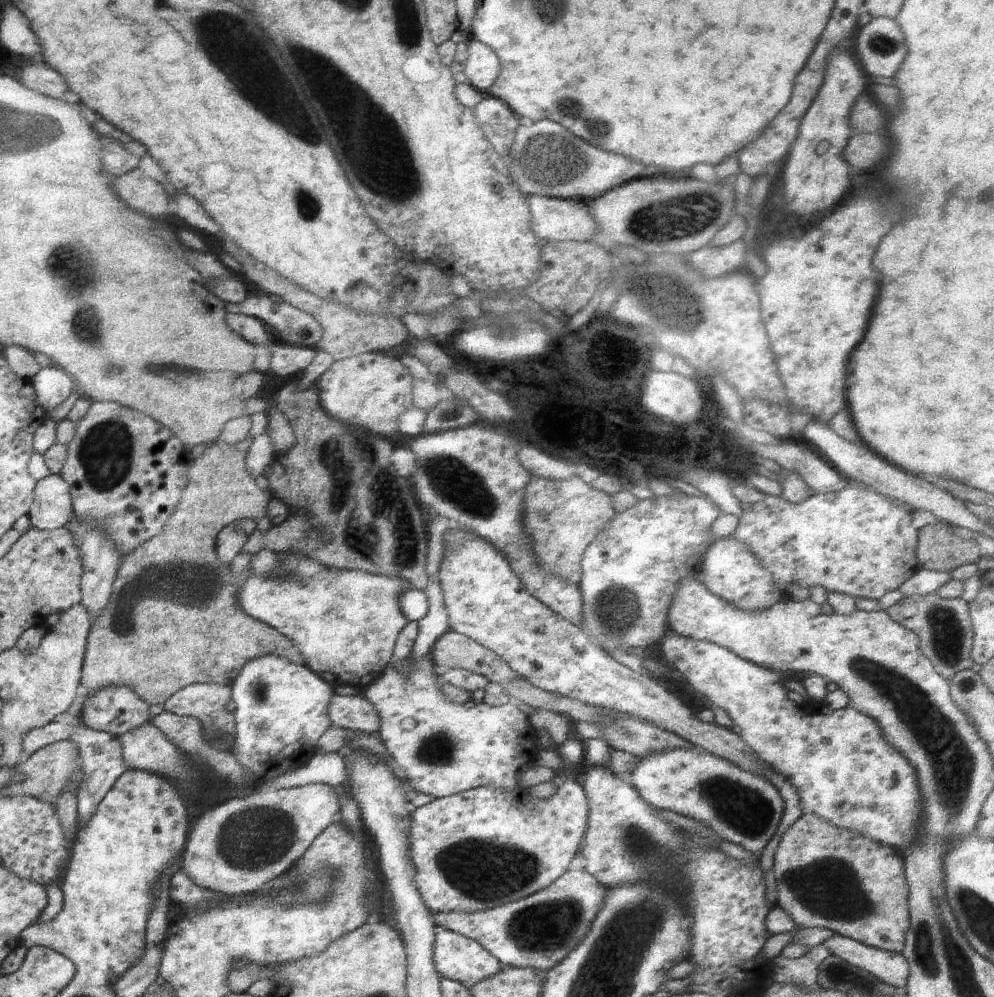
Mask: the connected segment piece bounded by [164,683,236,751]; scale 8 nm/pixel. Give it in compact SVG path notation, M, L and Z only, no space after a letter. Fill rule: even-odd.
M193 683L175 694L172 694L164 704L165 711L179 716L196 718L203 728L203 734L210 740L222 738L228 751L234 746L234 712L226 708L227 702L231 700L231 686L220 686L208 683Z

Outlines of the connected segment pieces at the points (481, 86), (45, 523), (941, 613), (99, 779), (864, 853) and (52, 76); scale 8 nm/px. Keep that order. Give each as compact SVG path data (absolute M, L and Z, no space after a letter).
M470 40L466 45L468 58L463 72L473 88L486 94L500 75L500 60L492 48L478 40Z
M56 473L40 480L30 514L32 526L48 531L64 527L73 518L69 486Z
M935 591L921 598L919 596L904 598L886 611L892 620L918 636L920 652L932 664L937 674L950 679L960 670L971 669L973 662L970 652L974 634L972 634L968 603L964 600L943 598Z
M52 721L40 729L24 734L22 736L24 757L32 756L34 752L49 745L53 739L63 738L69 738L71 741L78 743L80 751L83 752L84 771L87 772L87 777L84 778L84 782L80 782L80 786L77 788L77 812L78 826L86 826L86 822L92 820L94 812L97 812L98 804L107 797L108 790L114 786L114 782L121 778L126 770L129 770L128 764L122 758L122 744L120 744L118 737L110 736L108 732L90 729L83 723L63 725Z
M804 812L788 828L774 853L774 882L778 885L777 905L800 928L828 928L838 935L873 948L900 953L909 928L909 887L902 855L888 846L872 842L860 834L840 830L822 822L816 814Z
M30 66L24 70L24 78L22 78L24 86L29 90L36 90L42 94L52 96L52 98L62 98L68 90L64 78L52 70L52 68L44 68L44 66Z

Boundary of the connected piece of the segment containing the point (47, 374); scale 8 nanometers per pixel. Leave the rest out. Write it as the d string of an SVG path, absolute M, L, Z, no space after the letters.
M53 364L40 368L32 383L35 384L36 394L40 394L40 403L48 412L67 400L76 388L71 376Z

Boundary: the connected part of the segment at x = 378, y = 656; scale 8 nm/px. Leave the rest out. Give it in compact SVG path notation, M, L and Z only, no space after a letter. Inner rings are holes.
M283 552L280 558L285 559L289 576L244 578L236 592L240 610L248 614L248 618L266 624L288 638L300 652L305 665L328 684L334 687L350 685L363 691L384 673L394 656L398 634L409 622L400 610L400 596L404 594L406 582L358 570L328 569L304 552Z

